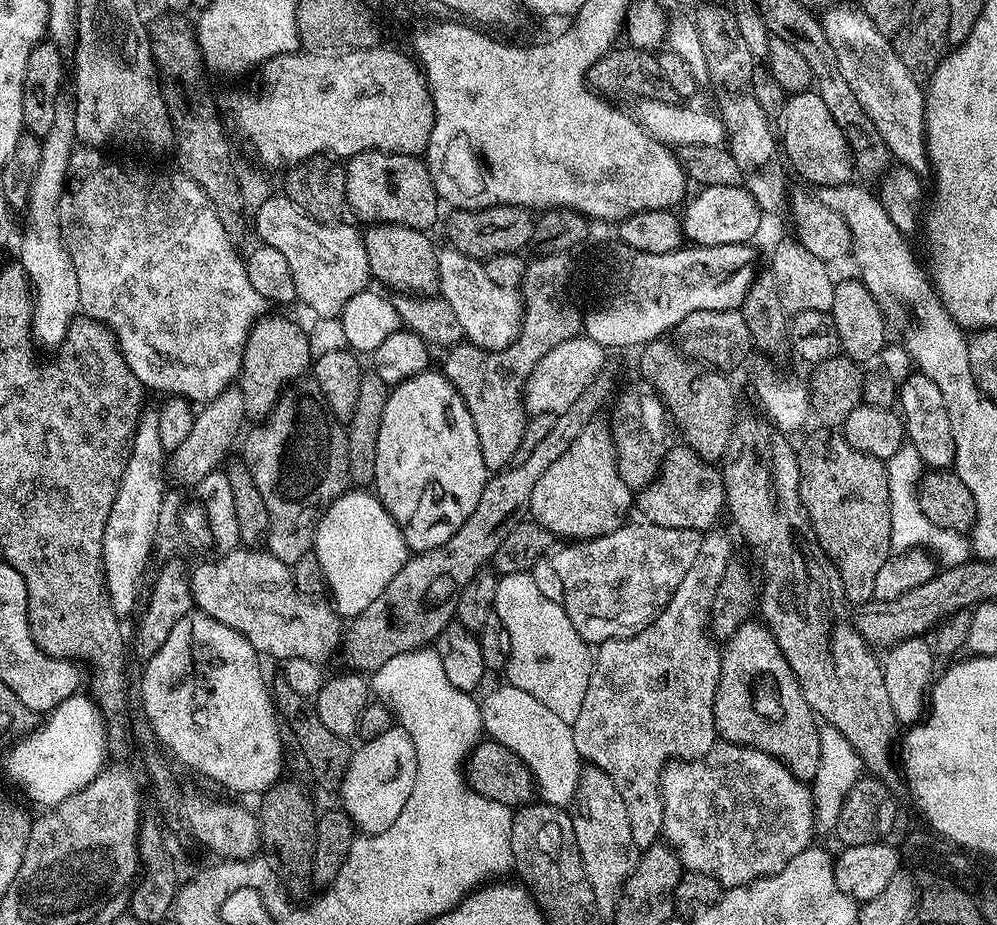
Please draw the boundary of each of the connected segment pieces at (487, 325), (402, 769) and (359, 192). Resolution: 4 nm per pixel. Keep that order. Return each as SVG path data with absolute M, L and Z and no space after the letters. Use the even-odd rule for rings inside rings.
M452 246L438 255L439 295L454 310L462 325L467 343L477 344L486 352L497 352L515 342L524 325L525 307L521 293L515 288L494 286L486 275L483 263Z
M393 726L386 730L386 734L378 734L378 738L363 741L359 746L360 749L352 752L338 795L344 803L341 804L342 811L352 819L353 825L361 833L377 836L398 822L398 814L402 814L414 790L418 758L414 754L414 742L410 742L410 734L406 734L406 730L399 726Z
M360 152L357 156L351 157L346 164L346 198L348 199L347 207L360 220L365 220L365 225L375 226L377 224L397 224L398 226L406 226L407 228L416 228L419 232L428 232L436 224L436 215L442 209L441 201L436 194L436 187L428 173L427 163L423 159L414 156L403 156L402 154L394 154L393 152Z

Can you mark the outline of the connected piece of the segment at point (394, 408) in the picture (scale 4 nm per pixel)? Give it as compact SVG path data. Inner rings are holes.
M429 370L410 378L406 382L395 385L389 391L386 411L382 413L382 430L378 430L378 462L374 462L374 474L376 482L374 485L374 495L382 502L382 506L394 518L394 522L400 528L400 533L404 536L404 541L413 553L425 552L434 546L442 546L446 538L450 538L474 514L474 506L478 506L478 498L482 498L482 490L486 486L489 478L486 462L482 462L482 450L478 447L478 430L474 430L474 418L470 418L470 410L466 410L466 402L458 394L458 390L444 377L443 371Z

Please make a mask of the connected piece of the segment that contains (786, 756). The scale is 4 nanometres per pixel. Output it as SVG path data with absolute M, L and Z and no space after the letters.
M745 622L723 645L720 657L720 681L714 694L714 726L719 739L729 744L745 744L758 748L783 761L800 780L810 782L816 777L820 761L820 733L818 717L806 702L800 682L778 642L772 628L763 622Z

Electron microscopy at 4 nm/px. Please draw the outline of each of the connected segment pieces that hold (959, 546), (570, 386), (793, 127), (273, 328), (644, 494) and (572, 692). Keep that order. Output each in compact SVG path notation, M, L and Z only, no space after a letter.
M905 442L886 461L888 465L888 485L890 486L890 538L892 547L896 552L909 550L927 550L941 565L951 566L964 564L973 555L972 545L967 535L958 532L949 532L935 528L922 512L918 489L921 479L926 471L926 466L914 450L914 446Z
M583 334L570 338L549 350L536 363L534 370L524 382L524 411L537 416L543 412L559 414L567 410L570 402L590 386L590 382L605 367L606 350L598 342Z
M815 90L789 95L784 101L782 121L782 152L787 163L796 167L796 172L804 180L820 188L829 188L849 183L853 179L854 161L852 147L848 145L846 134L834 122L834 114L826 102L822 102L820 93Z
M266 316L258 320L247 338L243 366L238 377L245 417L254 422L267 419L284 390L309 371L313 360L308 333L304 328L286 318Z
M676 442L664 453L656 477L639 489L634 500L635 507L645 521L667 528L708 530L725 511L724 477L715 463L698 458L694 450L683 442Z
M531 571L500 576L496 582L496 611L494 615L506 626L506 634L510 634L510 658L506 669L507 683L518 686L518 690L526 690L526 694L534 694L546 710L554 710L558 718L571 722L578 718L578 710L582 710L582 702L586 698L586 686L590 686L592 673L593 649L574 630L574 622L566 614L563 603L551 600L538 590Z

